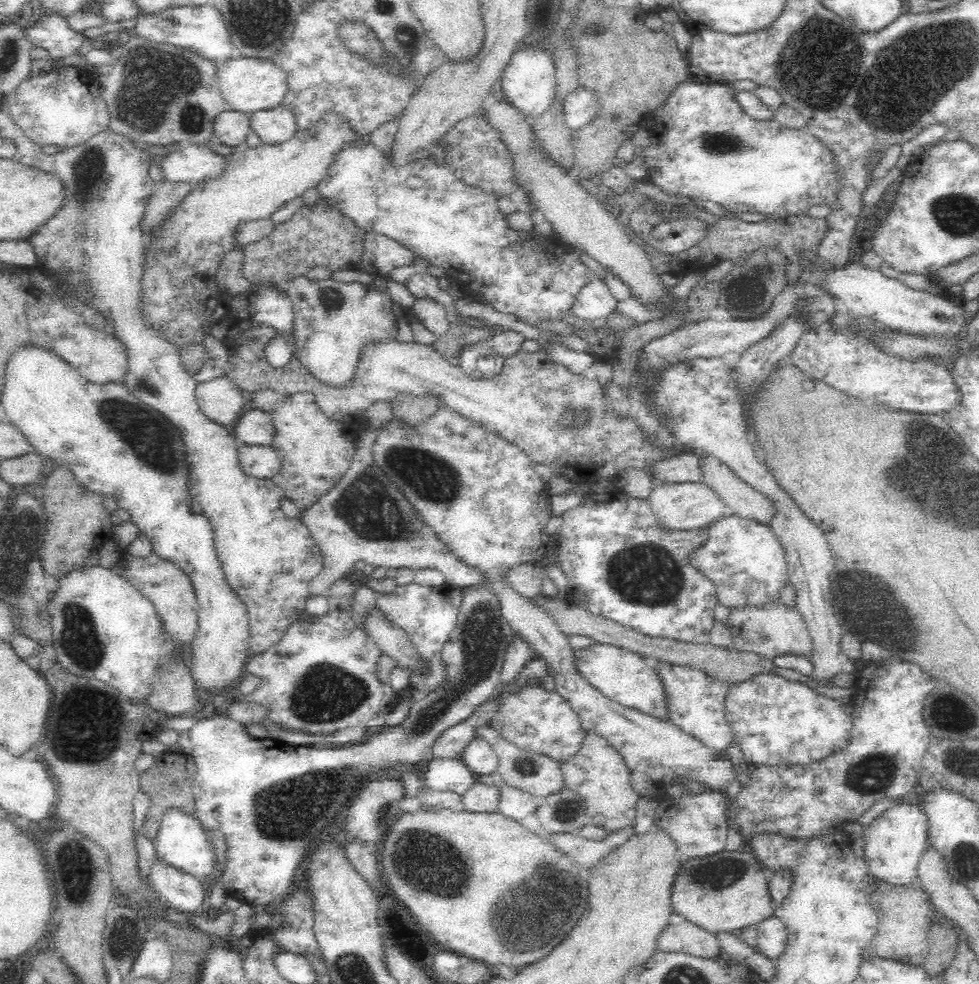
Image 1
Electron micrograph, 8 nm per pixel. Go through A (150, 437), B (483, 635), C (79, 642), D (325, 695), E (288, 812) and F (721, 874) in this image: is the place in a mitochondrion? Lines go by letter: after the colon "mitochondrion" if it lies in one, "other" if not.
A: mitochondrion
B: mitochondrion
C: mitochondrion
D: mitochondrion
E: mitochondrion
F: mitochondrion

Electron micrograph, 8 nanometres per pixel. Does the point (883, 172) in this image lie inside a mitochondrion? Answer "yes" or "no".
no

